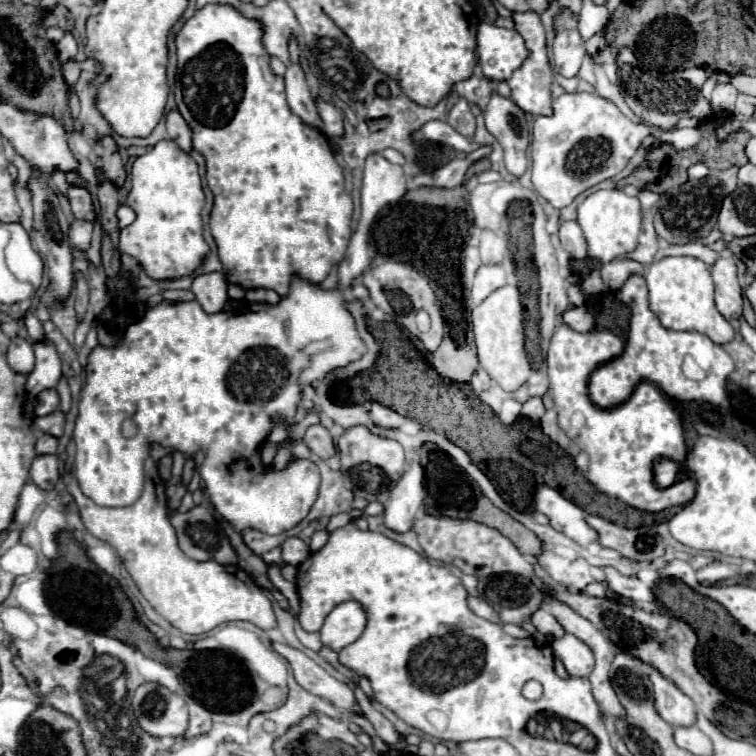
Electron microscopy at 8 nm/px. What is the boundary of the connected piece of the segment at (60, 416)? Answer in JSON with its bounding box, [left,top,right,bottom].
[33,409,65,437]

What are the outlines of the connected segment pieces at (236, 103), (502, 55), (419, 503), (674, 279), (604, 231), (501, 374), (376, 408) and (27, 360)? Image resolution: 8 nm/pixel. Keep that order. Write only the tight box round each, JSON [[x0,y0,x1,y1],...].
[[175,3,353,297],[477,23,529,81],[385,461,423,531],[645,257,735,345],[577,189,641,263],[473,285,531,391],[371,403,405,427],[7,337,35,373]]

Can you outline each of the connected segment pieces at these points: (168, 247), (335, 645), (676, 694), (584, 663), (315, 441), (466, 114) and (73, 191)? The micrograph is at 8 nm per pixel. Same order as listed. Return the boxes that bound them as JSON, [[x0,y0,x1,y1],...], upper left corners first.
[[119,141,209,279],[321,601,367,651],[649,673,695,727],[551,635,595,677],[303,425,335,459],[447,97,475,137],[69,187,95,223]]

